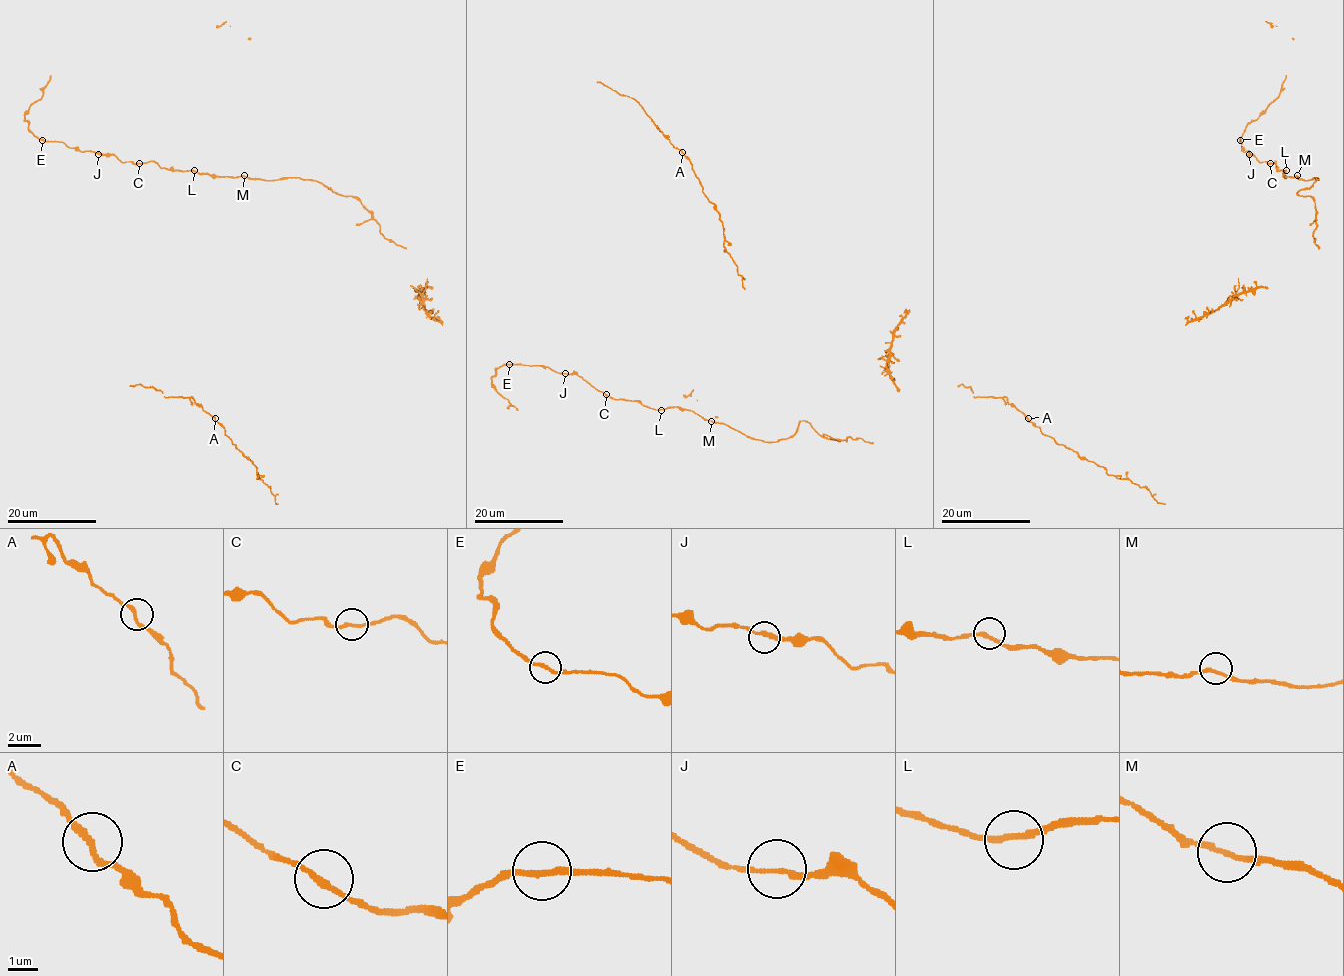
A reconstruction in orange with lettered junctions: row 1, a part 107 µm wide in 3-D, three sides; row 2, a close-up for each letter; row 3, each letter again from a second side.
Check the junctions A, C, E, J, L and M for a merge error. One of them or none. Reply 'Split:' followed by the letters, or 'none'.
Split: none

